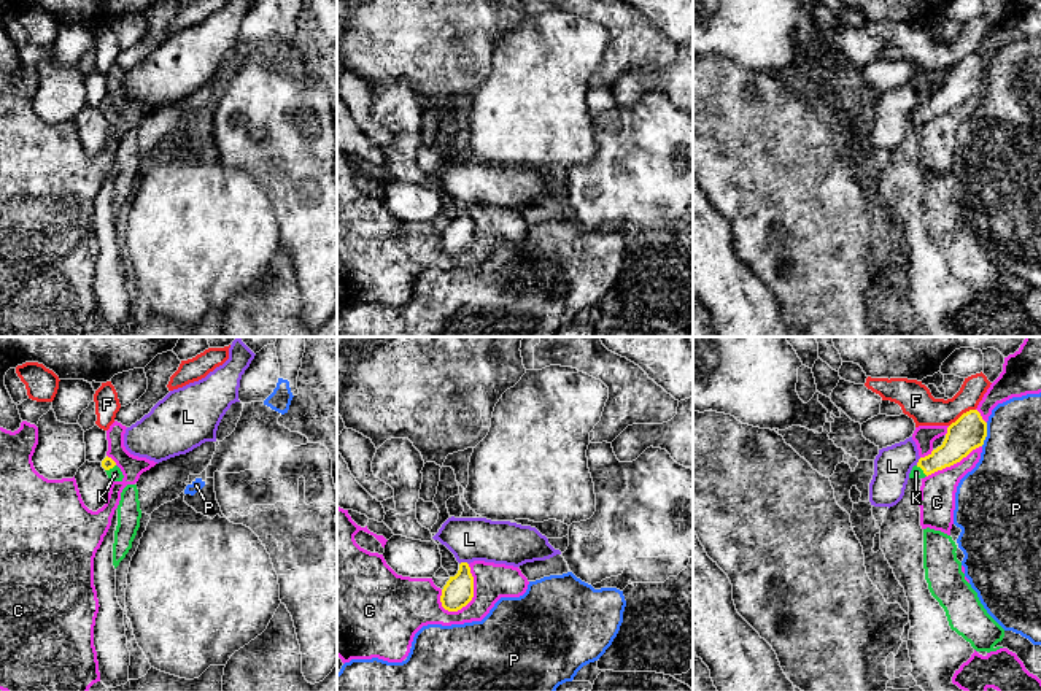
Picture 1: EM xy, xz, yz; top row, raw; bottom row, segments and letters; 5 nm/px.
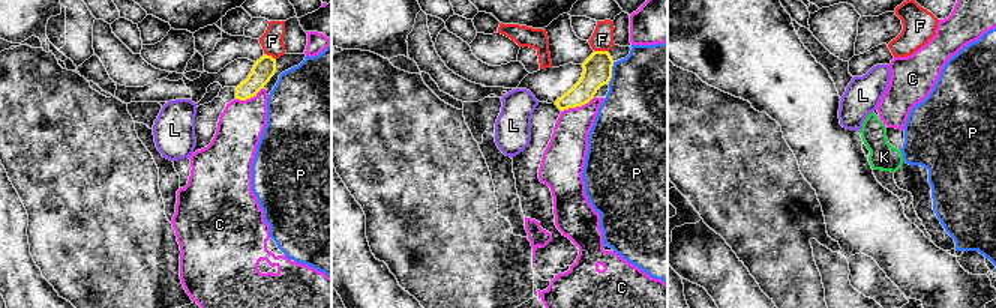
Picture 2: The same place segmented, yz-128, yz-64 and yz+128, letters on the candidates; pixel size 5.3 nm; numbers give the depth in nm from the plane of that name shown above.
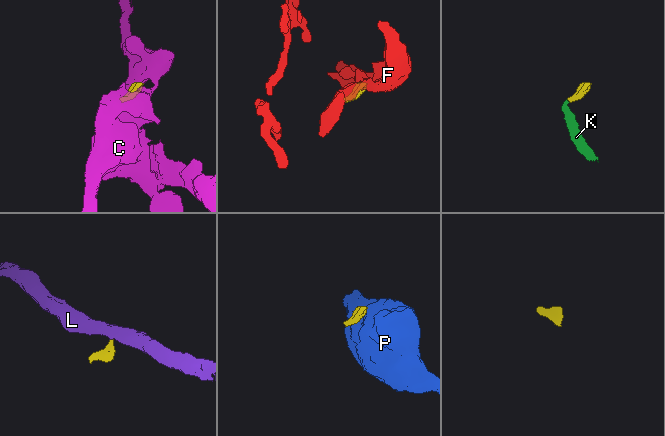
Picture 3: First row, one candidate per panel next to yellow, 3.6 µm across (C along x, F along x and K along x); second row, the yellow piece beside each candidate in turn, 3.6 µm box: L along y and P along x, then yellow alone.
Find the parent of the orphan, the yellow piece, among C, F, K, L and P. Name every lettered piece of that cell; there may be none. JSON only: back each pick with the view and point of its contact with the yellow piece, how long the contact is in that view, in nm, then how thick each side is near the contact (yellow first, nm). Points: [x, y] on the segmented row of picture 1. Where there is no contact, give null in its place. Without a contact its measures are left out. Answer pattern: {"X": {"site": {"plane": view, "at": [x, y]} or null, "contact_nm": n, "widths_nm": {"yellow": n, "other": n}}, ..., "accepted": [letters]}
{"K": {"site": {"plane": "yz", "at": [922, 469]}, "contact_nm": 80, "widths_nm": {"yellow": 160, "other": 60}}, "accepted": ["K"]}

